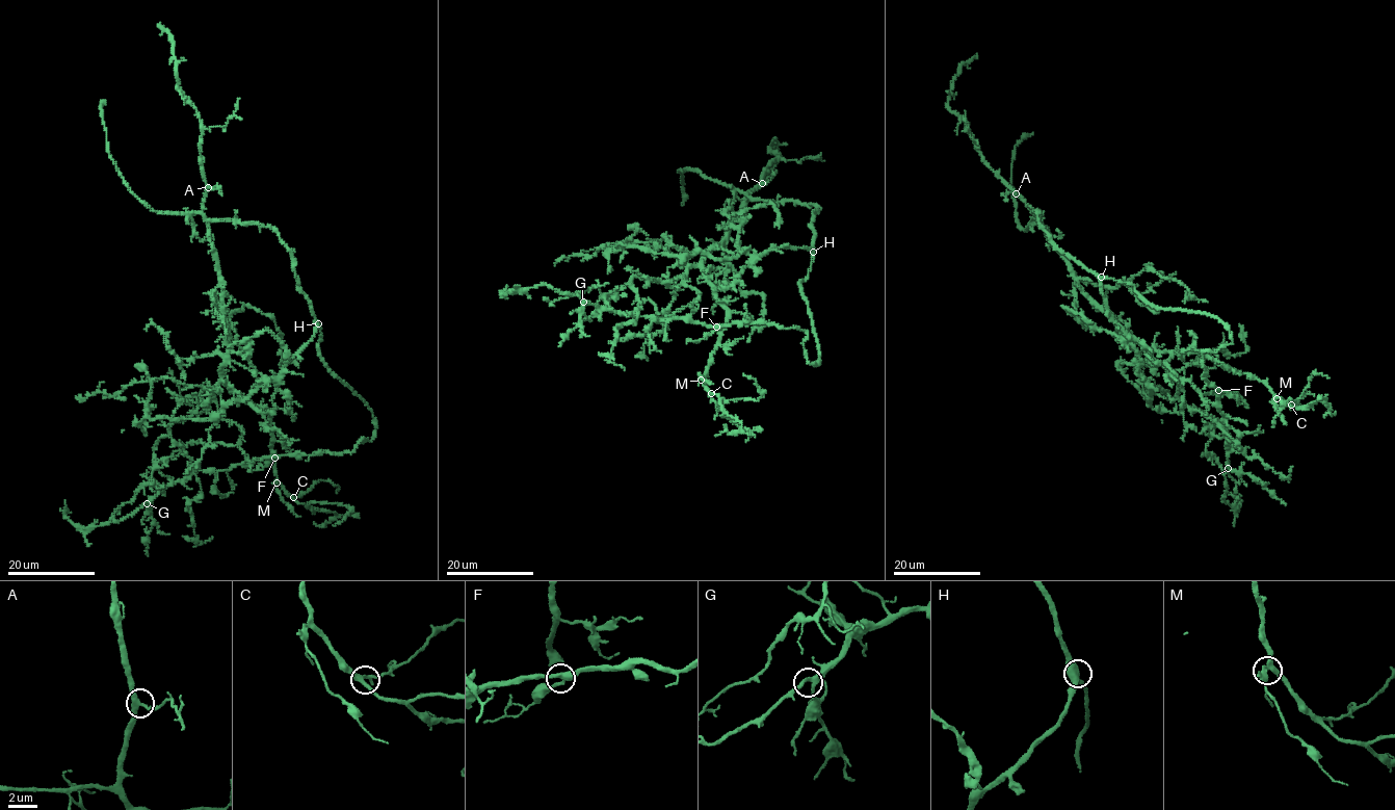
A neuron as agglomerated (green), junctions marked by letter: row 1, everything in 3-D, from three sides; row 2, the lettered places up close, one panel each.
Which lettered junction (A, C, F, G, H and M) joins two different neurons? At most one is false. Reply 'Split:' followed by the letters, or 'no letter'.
Split: no letter

